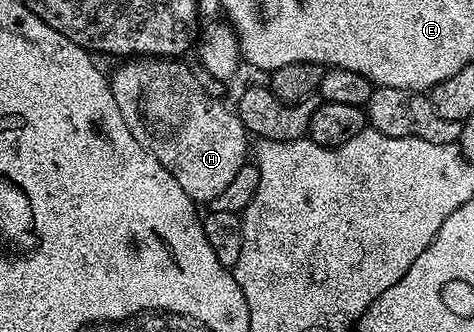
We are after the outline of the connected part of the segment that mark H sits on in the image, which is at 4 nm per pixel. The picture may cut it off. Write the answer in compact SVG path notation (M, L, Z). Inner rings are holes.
M131 58L121 65L115 73L110 73L111 89L113 98L117 98L117 108L121 110L121 116L125 118L125 124L148 150L177 178L177 183L189 198L196 202L210 202L233 182L237 170L241 170L243 164L249 160L249 133L247 127L239 121L238 115L215 116L212 120L203 120L199 124L199 112L211 112L215 104L199 89L199 84L195 81L195 76L186 68L179 64L175 58Z

